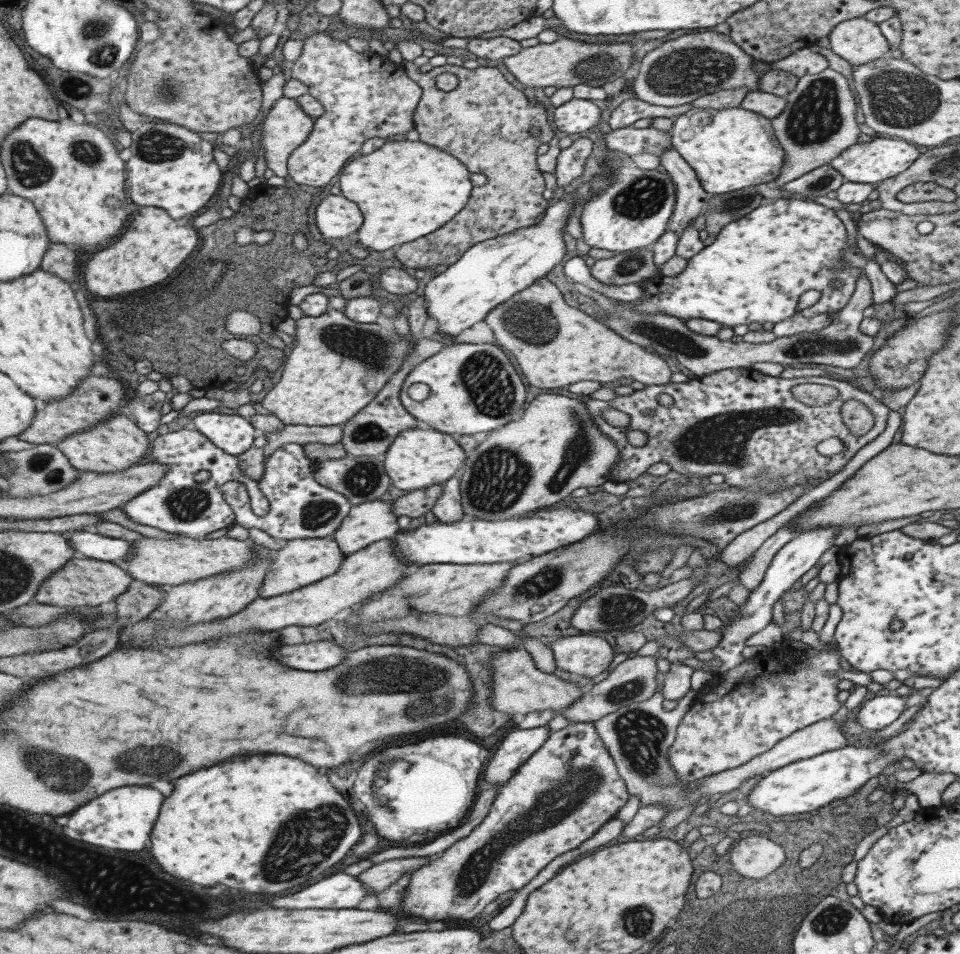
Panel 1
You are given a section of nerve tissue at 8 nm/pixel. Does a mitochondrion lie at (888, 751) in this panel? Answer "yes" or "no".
yes

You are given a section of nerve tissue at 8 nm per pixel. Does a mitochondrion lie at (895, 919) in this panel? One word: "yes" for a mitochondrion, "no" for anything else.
no

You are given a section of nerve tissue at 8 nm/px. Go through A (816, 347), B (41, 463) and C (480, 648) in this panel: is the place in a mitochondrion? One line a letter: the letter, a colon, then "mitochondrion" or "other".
A: mitochondrion
B: mitochondrion
C: other

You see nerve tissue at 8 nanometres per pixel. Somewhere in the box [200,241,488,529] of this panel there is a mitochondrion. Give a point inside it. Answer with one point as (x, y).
(377, 353)

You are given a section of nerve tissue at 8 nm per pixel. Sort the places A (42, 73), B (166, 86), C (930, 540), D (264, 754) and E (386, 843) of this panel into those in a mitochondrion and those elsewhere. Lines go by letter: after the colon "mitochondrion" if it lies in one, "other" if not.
A: other
B: mitochondrion
C: other
D: other
E: other

